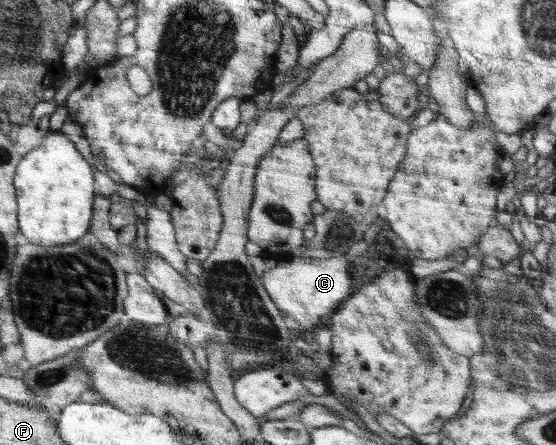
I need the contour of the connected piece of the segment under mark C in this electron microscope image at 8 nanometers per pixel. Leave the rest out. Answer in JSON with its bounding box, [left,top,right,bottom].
[260,255,353,333]

